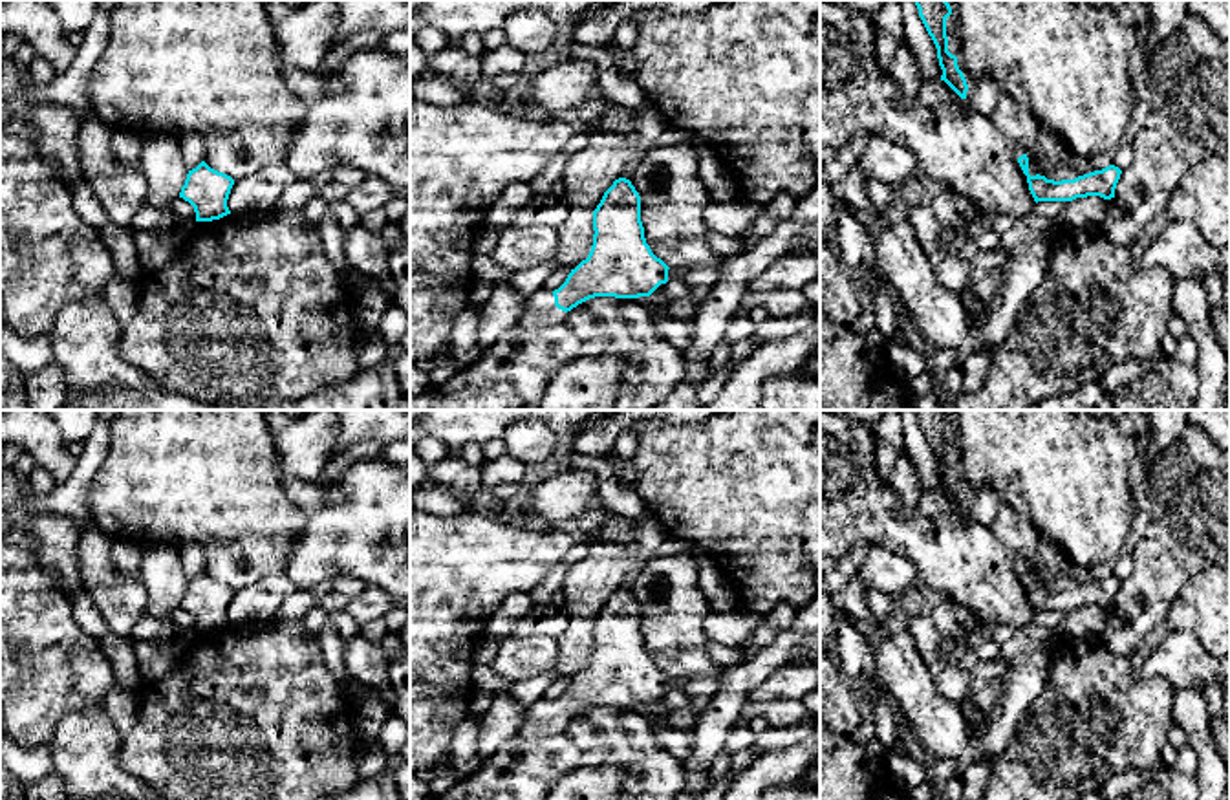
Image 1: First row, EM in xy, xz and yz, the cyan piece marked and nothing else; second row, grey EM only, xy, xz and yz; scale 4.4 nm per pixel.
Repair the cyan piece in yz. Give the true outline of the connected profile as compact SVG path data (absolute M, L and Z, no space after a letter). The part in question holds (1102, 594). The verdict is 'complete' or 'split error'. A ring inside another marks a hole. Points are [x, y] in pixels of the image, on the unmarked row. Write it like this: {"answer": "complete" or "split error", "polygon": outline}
{"answer": "complete", "polygon": "M1027 564L1018 568L1018 573L1027 586L1029 600L1034 611L1073 611L1076 608L1100 606L1104 610L1115 608L1115 599L1120 589L1122 580L1109 575L1102 580L1095 580L1074 589L1047 589L1045 586L1029 584Z"}

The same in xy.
{"answer": "complete", "polygon": "M201 571L189 580L179 608L194 617L196 632L212 632L231 624L227 610L234 589Z"}

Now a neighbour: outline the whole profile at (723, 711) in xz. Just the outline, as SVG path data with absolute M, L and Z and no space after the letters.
M820 571L816 591L809 604L798 610L791 628L780 632L774 641L749 661L730 668L723 676L721 688L699 714L694 732L694 749L685 760L685 787L674 800L699 800L710 787L710 767L723 752L730 730L741 719L741 708L752 690L769 679L778 668L787 666L796 648L813 633L820 633Z

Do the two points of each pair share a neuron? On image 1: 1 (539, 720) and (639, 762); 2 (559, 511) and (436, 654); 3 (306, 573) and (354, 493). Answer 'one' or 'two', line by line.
1: two
2: two
3: one

